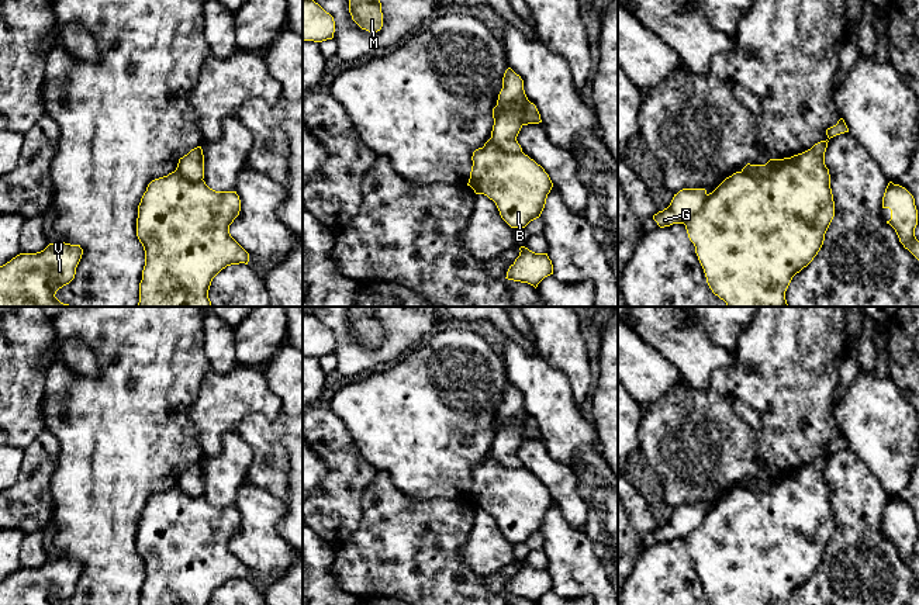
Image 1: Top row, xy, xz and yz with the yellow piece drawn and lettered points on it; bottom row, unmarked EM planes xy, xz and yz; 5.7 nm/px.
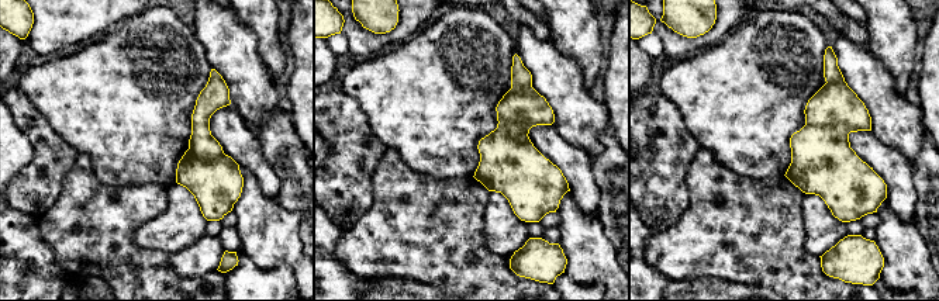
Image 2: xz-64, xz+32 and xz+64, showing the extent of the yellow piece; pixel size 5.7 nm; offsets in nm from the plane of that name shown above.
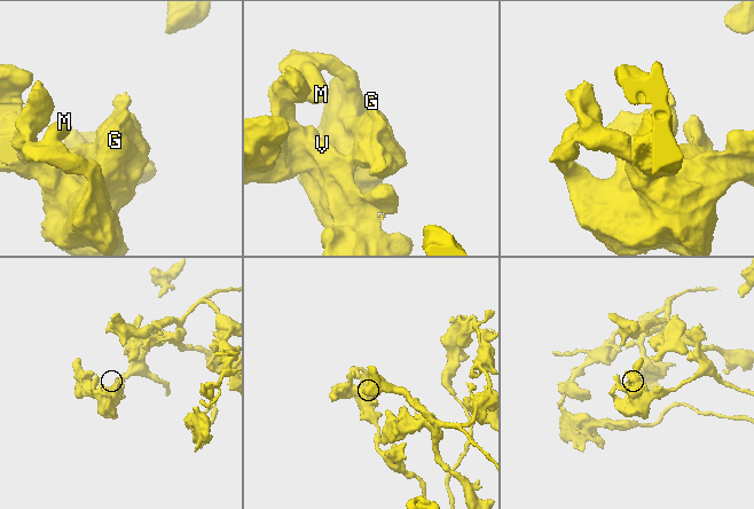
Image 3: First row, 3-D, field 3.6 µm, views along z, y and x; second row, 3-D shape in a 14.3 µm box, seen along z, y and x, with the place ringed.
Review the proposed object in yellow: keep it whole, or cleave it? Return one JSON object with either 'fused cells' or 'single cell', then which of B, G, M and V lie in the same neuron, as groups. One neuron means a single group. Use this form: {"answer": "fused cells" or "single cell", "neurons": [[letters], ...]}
{"answer": "fused cells", "neurons": [["B", "M", "V"], ["G"]]}

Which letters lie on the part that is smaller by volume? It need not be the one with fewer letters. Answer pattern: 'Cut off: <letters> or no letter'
Cut off: G

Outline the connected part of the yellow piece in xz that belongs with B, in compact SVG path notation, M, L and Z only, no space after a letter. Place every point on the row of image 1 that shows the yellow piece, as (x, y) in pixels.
M491 138L473 152L467 186L493 200L511 228L525 228L540 217L553 183L524 152L501 151Z

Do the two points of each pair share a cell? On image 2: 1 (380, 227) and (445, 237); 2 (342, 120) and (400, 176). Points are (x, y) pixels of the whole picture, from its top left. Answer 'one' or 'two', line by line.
1: one
2: two

